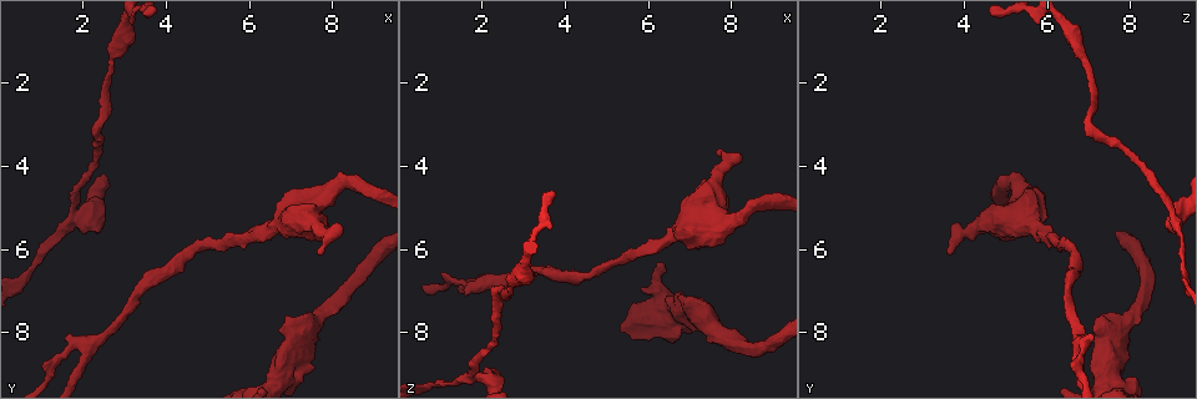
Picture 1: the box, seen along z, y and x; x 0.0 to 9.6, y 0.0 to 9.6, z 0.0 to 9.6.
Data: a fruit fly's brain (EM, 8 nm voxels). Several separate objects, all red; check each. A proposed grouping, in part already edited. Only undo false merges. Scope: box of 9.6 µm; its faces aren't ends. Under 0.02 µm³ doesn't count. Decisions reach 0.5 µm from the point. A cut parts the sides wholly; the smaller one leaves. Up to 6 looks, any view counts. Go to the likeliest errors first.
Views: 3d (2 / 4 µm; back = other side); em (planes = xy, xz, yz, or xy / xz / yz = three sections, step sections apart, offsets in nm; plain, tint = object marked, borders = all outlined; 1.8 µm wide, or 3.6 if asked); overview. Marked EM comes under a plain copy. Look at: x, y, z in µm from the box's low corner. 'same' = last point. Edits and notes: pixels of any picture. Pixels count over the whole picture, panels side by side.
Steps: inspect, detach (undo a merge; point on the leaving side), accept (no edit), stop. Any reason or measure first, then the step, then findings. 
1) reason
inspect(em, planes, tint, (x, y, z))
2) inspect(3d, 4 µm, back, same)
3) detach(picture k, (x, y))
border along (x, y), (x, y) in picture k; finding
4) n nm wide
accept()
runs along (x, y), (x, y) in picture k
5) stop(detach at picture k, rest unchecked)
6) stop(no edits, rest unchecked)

abrupt turn
inspect(3d, 2 µm, (1.80, 5.10, 8.95))

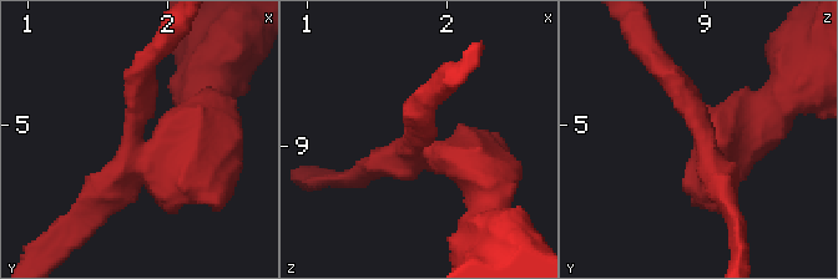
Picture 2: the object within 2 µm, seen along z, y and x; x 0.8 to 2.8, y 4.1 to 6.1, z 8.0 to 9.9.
inspect(em, planes, borders, (1.82, 5.10, 9.00))

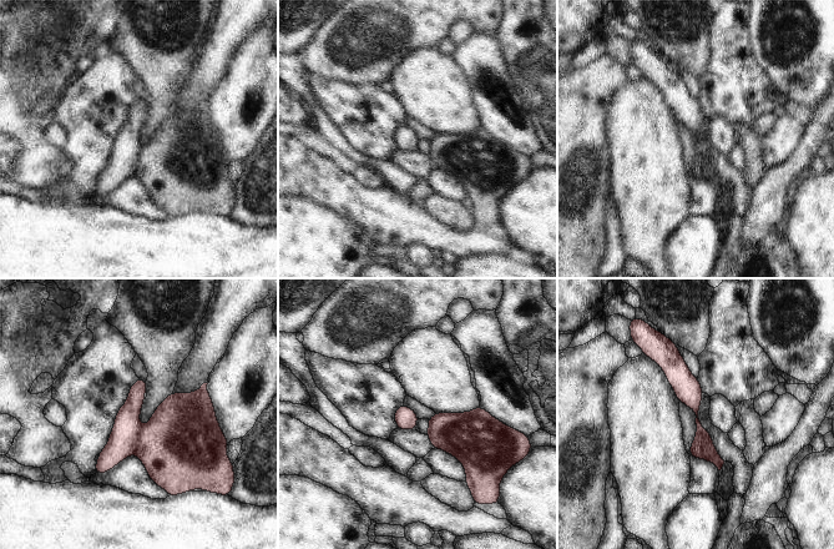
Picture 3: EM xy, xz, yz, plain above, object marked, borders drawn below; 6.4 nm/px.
detach(picture 3, (698, 449))
border along (696, 432), (702, 436), (714, 463) in picture 3; two neurons meet here

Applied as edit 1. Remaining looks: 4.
three arms meet
inspect(3d, 2 µm, (2.10, 8.25, 6.80))

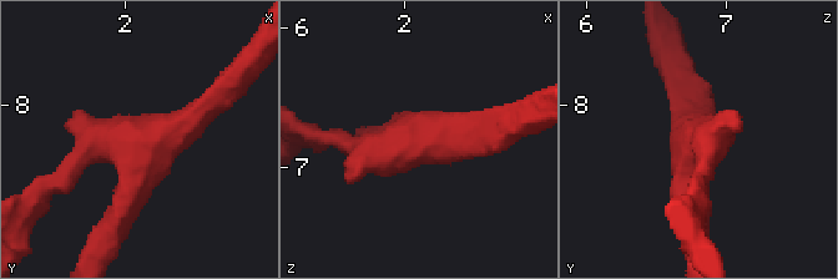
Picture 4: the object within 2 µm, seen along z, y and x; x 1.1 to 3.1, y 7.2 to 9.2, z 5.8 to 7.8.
3 arms; arms of 180, 220, 240 nm
inspect(em, planes, tint, (2.10, 8.28, 6.78))

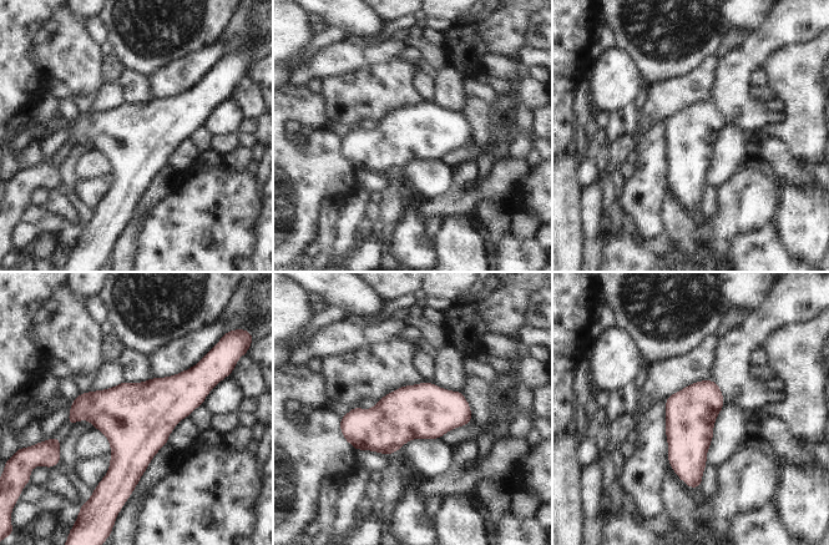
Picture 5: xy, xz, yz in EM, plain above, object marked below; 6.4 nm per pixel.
320 nm wide
accept()
all the same neuron

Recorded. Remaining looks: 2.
inspect(em, xy, step 8, tint, (2.40, 3.00, 6.95))

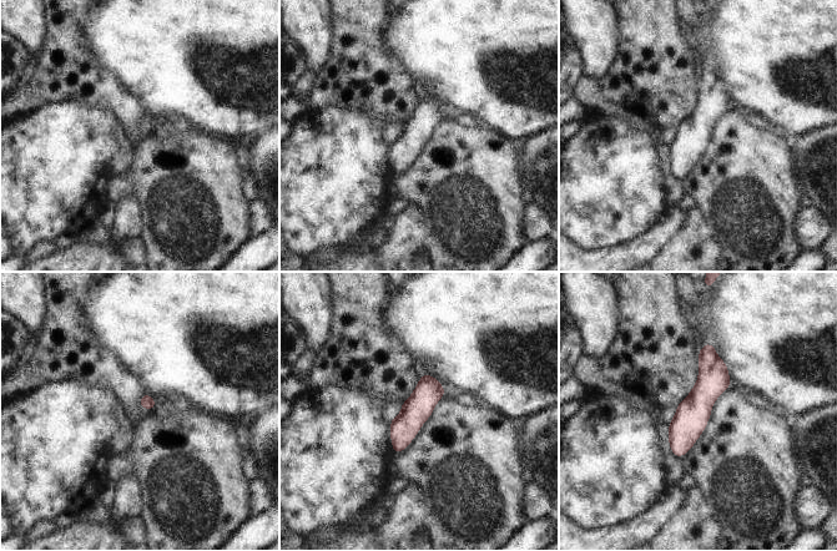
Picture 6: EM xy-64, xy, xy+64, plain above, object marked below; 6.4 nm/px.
90 nm wide
accept()
continuous, no second neuron

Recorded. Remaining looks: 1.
stop(detach at picture 3, rest unchecked)

